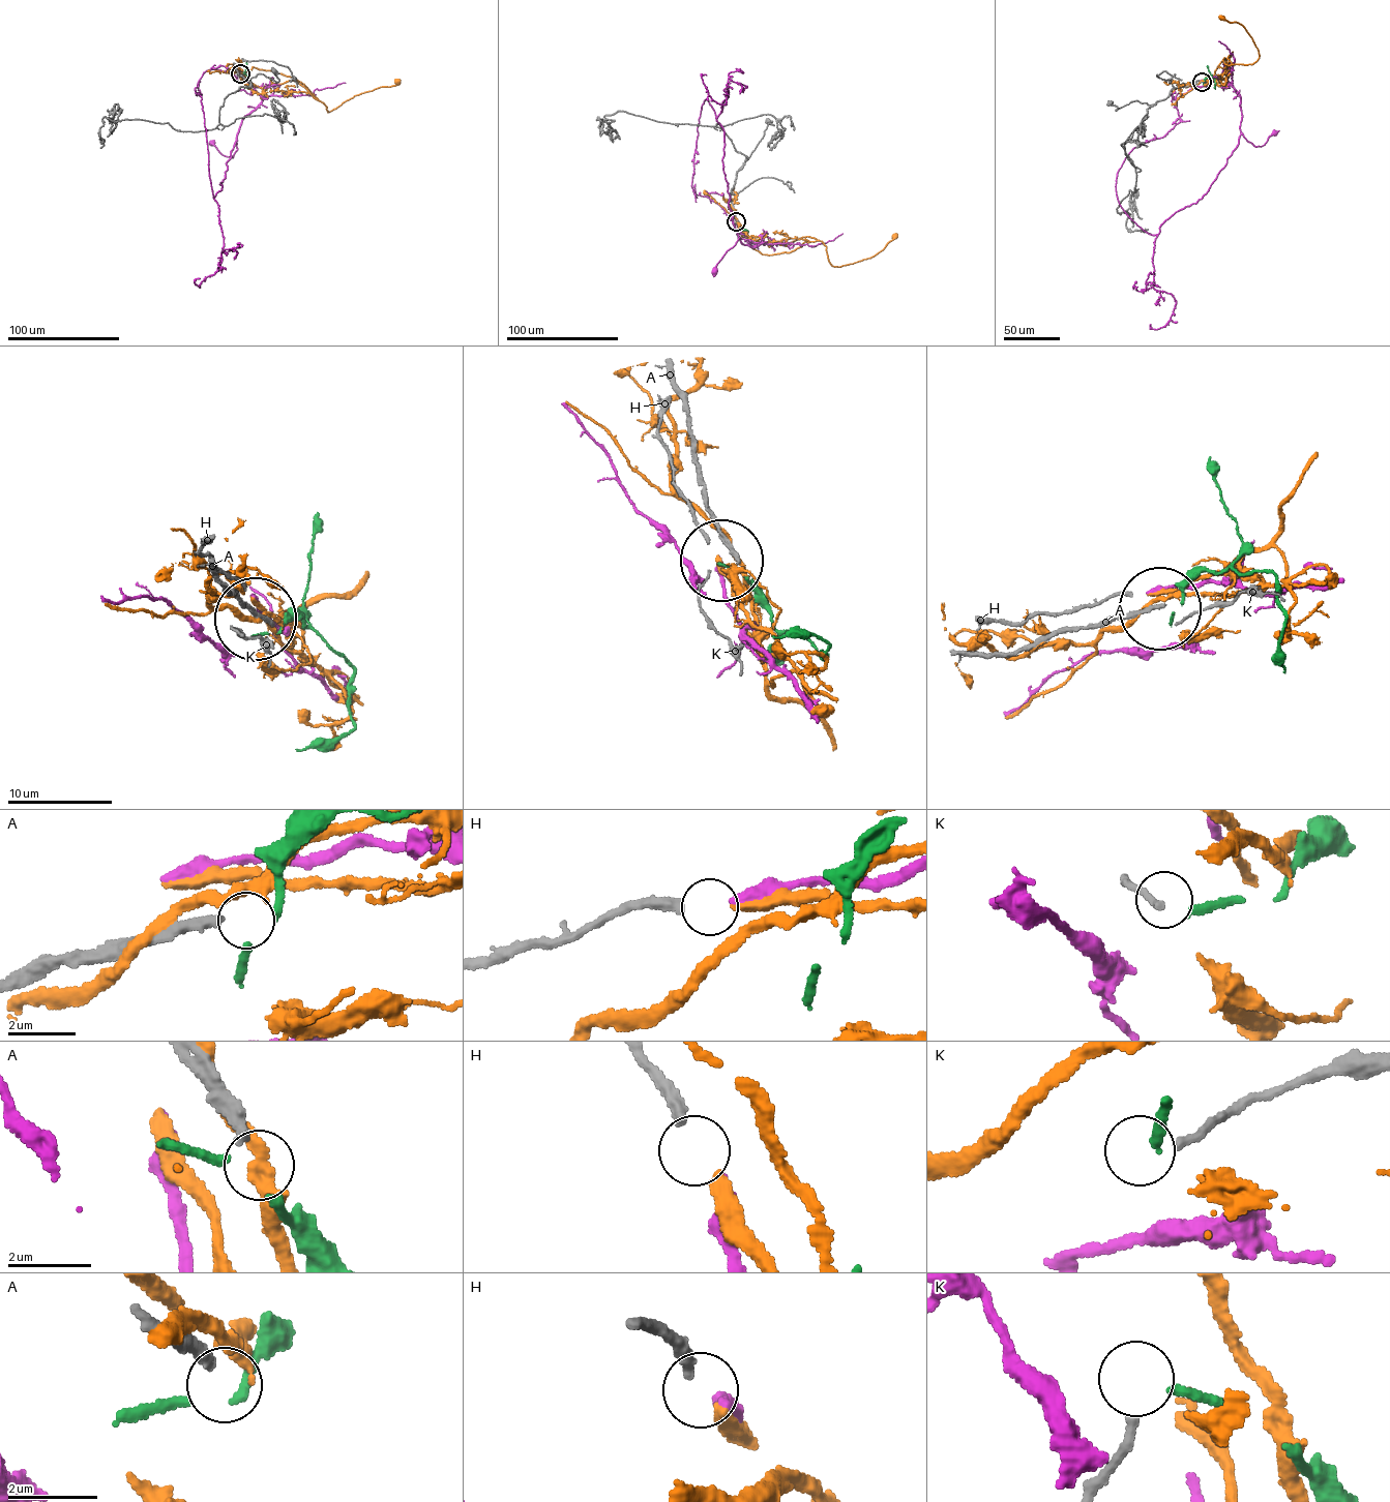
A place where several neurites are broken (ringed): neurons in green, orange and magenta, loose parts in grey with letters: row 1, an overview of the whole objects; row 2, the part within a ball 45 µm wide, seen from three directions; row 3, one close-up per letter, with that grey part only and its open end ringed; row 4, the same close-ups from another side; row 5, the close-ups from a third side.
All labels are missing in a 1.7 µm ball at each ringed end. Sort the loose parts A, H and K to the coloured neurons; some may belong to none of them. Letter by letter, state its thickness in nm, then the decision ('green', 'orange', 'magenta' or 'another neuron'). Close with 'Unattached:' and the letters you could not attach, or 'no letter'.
A: 340 nm | another neuron
H: 320 nm | orange
K: 200 nm | another neuron
Unattached: A, K

